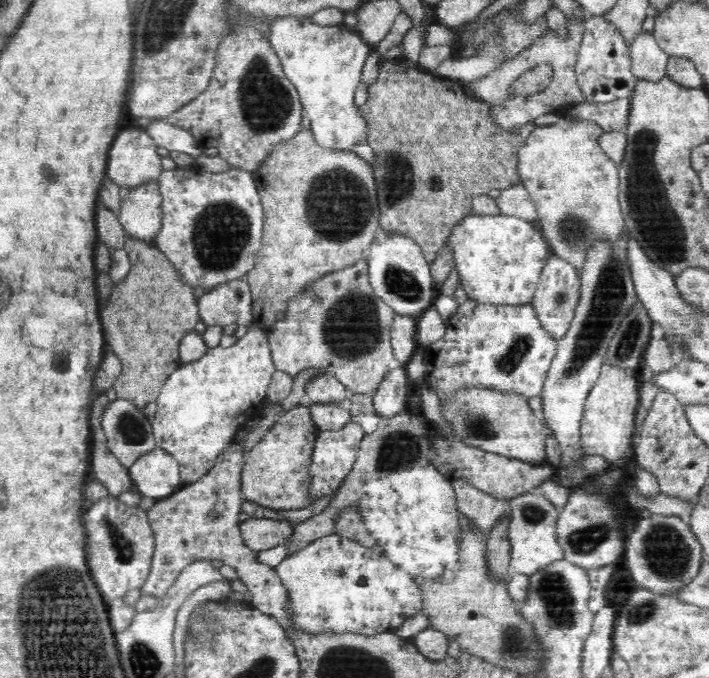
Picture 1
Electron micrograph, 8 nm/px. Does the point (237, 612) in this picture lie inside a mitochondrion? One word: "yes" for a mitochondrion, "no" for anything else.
no

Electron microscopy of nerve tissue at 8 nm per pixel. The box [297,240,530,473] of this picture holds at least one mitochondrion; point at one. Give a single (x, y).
(351, 329)

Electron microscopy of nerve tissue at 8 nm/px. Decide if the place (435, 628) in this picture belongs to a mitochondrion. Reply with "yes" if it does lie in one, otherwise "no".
no

